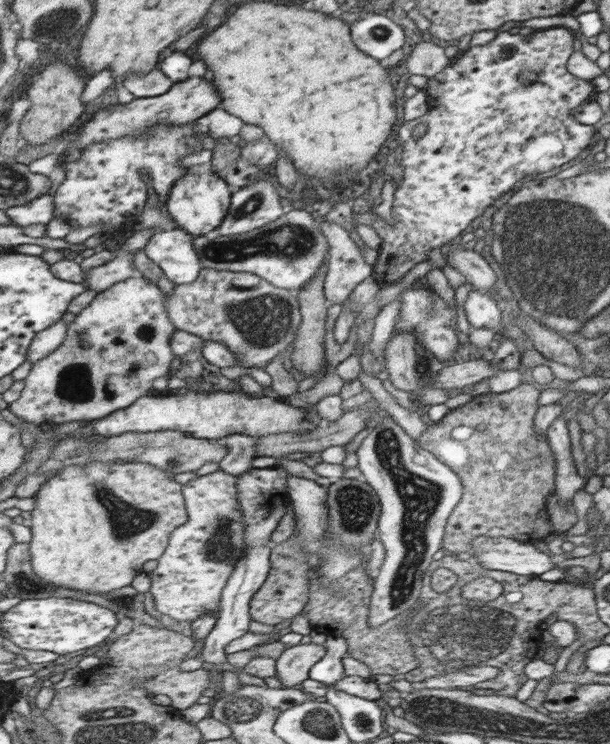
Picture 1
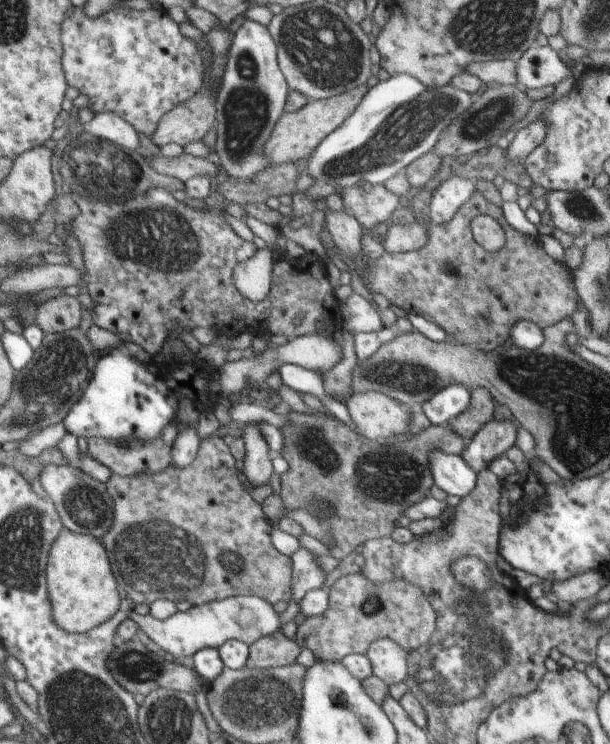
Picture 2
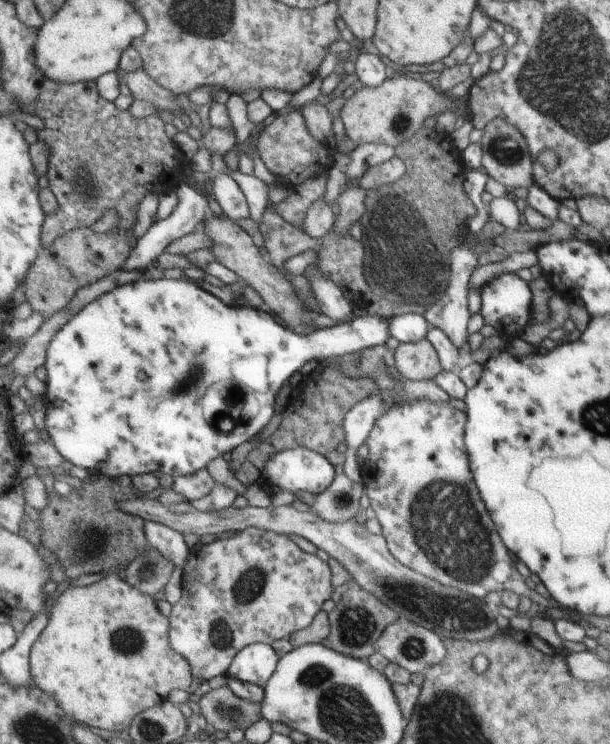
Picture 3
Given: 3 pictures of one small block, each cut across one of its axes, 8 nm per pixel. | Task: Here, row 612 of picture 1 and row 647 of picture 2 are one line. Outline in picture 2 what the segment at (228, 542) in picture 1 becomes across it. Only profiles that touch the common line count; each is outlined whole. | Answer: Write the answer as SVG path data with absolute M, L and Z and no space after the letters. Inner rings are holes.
M254 595L223 598L221 601L210 601L205 605L195 605L191 609L178 611L166 620L156 620L150 615L135 615L134 620L162 650L175 656L175 660L186 658L197 653L201 648L222 646L227 640L238 639L251 645L262 638L272 636L278 631L278 618L270 603Z

